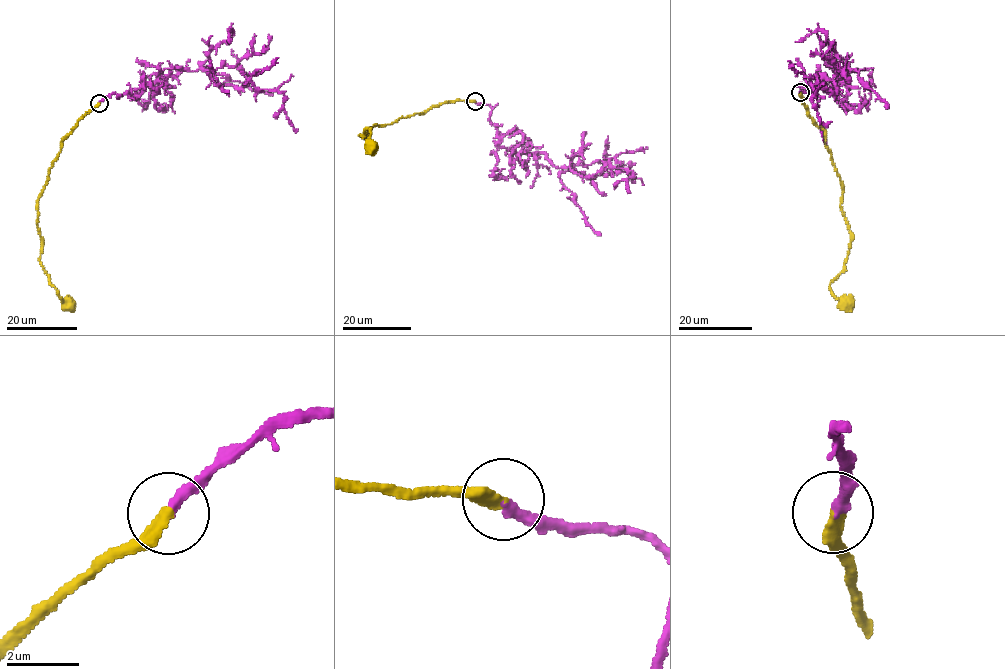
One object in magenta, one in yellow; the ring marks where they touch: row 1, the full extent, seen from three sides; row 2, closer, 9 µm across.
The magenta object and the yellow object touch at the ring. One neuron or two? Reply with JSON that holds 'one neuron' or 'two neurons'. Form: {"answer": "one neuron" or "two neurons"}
{"answer": "one neuron"}

